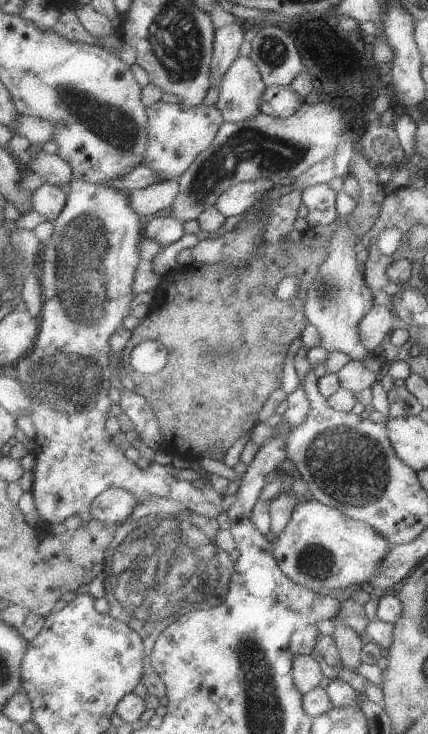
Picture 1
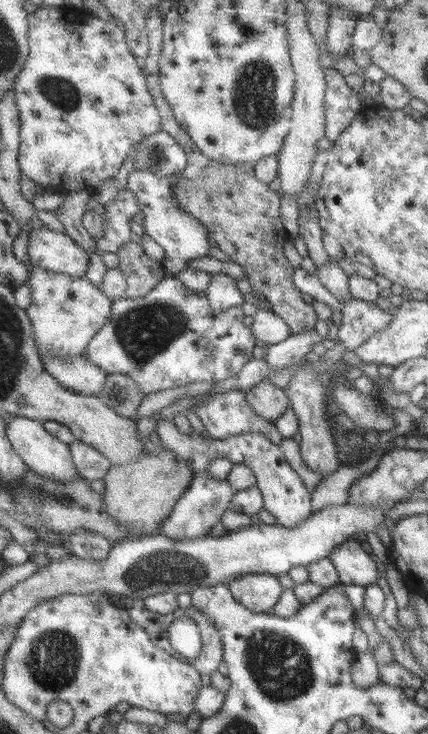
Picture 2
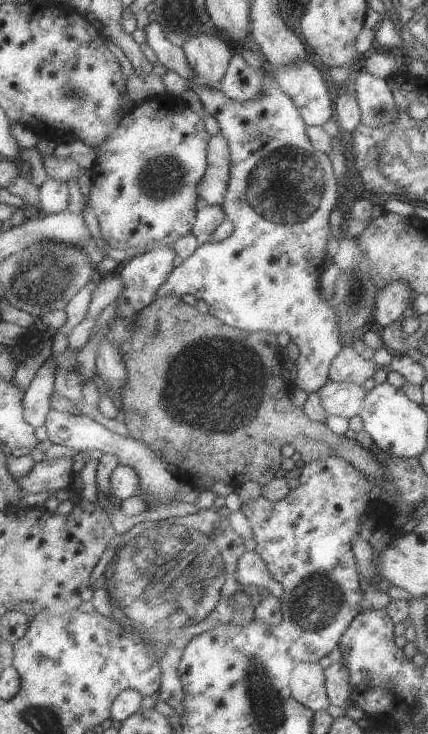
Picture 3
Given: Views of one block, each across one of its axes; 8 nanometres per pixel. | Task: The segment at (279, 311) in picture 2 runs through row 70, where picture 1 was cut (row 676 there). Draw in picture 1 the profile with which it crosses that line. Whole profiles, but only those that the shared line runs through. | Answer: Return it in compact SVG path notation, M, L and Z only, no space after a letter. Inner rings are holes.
M185 509L179 514L161 513L141 516L138 519L117 523L115 538L103 557L101 579L105 582L105 591L107 591L105 598L109 602L109 614L139 632L146 644L146 668L142 684L149 694L166 701L168 696L166 682L152 665L154 646L163 634L163 630L175 624L175 620L179 620L179 617L185 616L188 612L212 609L227 600L237 561L215 544L216 536L220 531L219 520L212 519L211 516L203 516L199 512Z

